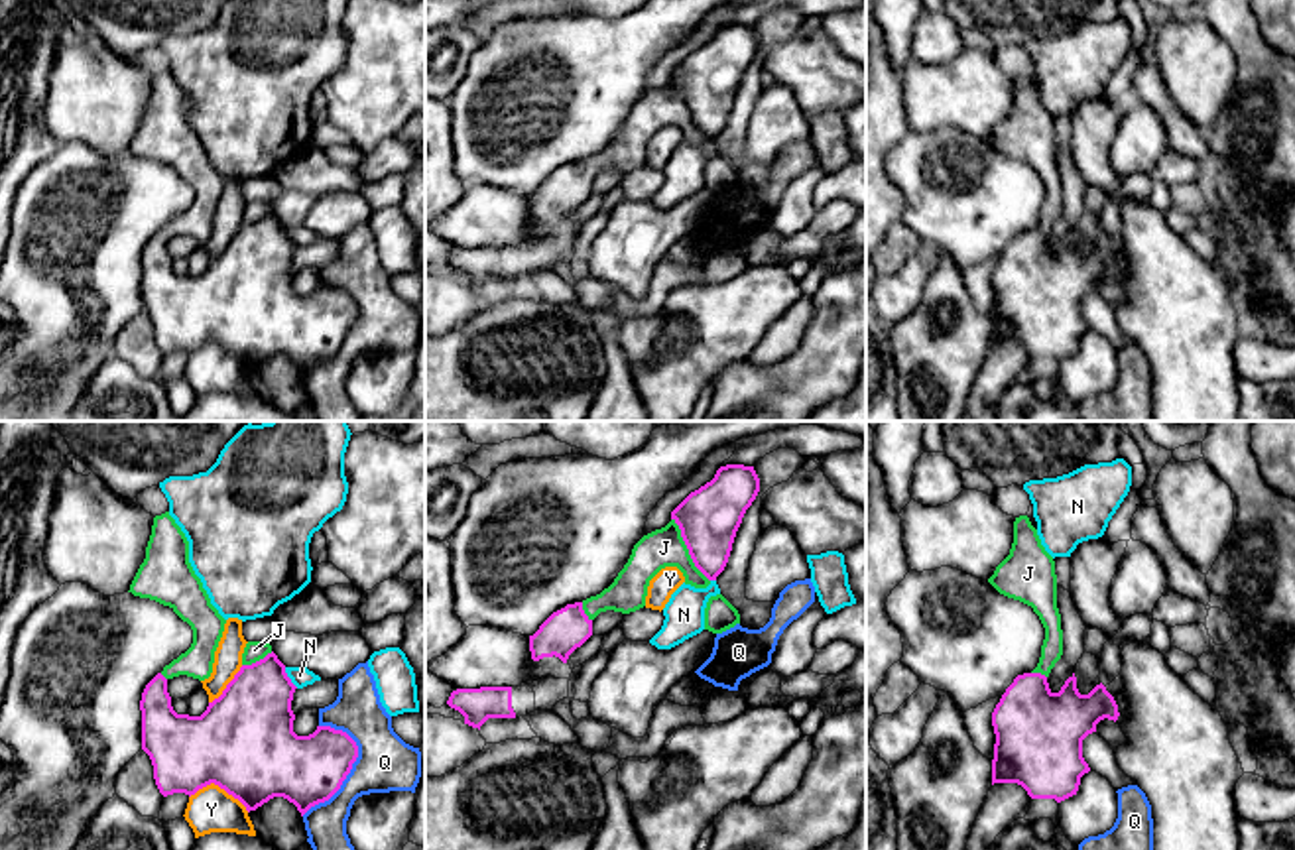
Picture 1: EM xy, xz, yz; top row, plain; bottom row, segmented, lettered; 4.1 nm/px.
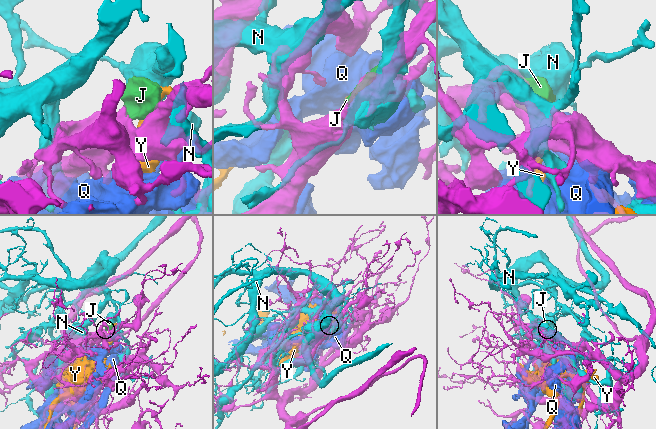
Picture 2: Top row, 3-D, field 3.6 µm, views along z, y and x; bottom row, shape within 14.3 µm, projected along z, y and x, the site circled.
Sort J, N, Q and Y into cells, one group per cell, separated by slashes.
J / N / Q / Y

